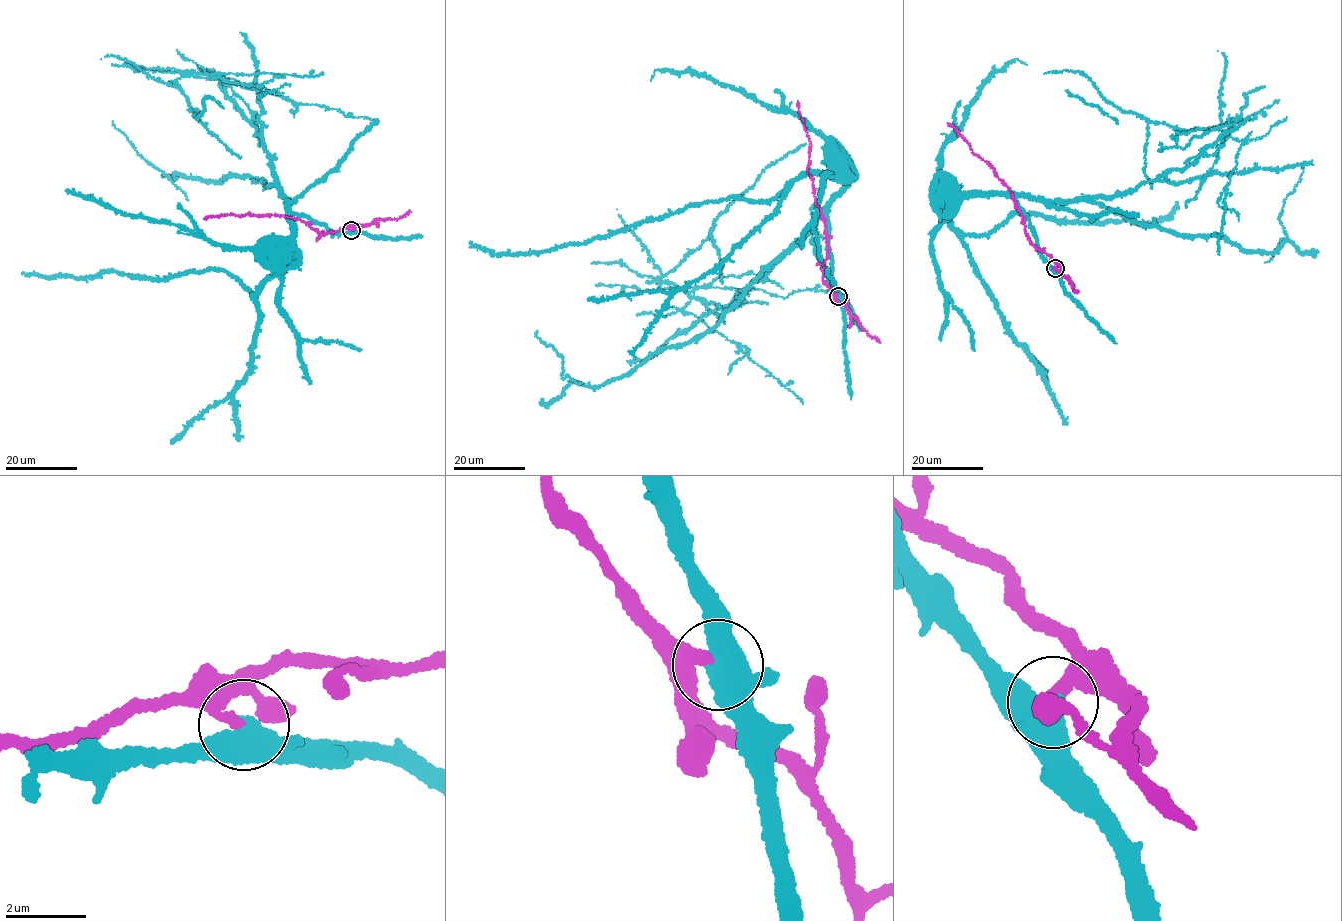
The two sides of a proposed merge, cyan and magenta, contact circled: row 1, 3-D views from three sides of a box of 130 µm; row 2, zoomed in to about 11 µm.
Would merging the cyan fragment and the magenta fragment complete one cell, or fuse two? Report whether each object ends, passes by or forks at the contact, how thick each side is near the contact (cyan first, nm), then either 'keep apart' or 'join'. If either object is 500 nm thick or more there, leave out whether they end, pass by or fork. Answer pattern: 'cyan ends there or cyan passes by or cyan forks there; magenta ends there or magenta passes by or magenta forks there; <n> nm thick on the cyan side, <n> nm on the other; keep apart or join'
550 nm thick on the cyan side, 260 nm on the other; keep apart

